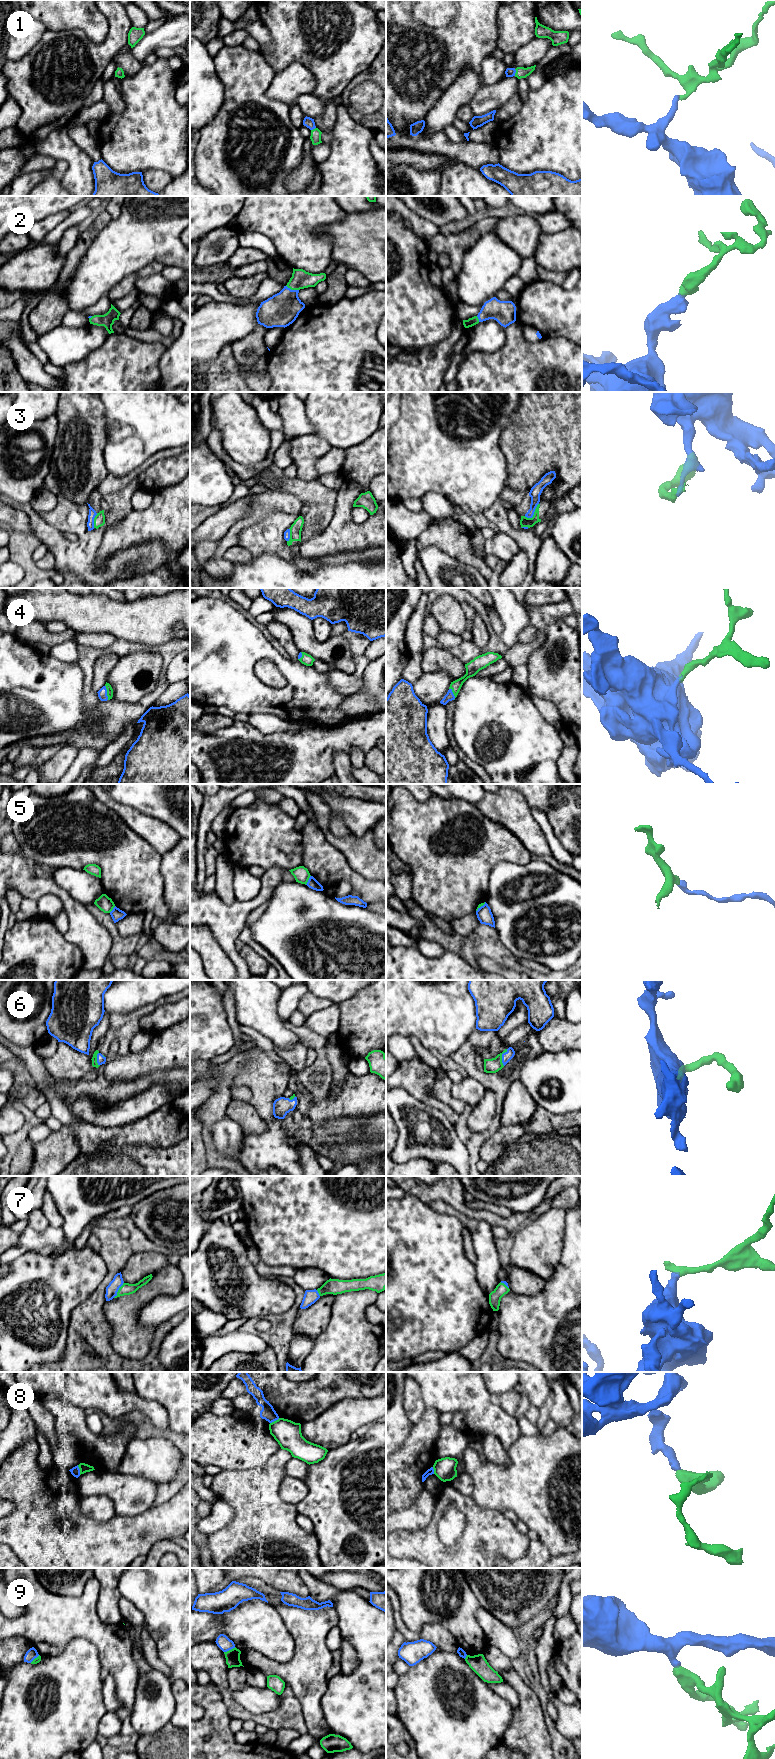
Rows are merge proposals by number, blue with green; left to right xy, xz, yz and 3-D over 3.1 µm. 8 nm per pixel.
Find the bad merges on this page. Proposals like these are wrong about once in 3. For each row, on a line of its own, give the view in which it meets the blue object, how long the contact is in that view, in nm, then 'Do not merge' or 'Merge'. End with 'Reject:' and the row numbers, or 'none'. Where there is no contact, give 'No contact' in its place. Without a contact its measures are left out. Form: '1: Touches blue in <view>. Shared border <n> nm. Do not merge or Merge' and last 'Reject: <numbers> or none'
1: Touches blue in yz. Shared border 60 nm. Merge
2: Touches blue in xz. Shared border 110 nm. Merge
3: Touches blue in yz. Shared border 160 nm. Do not merge
4: Touches blue in xy. Shared border 120 nm. Merge
5: Touches blue in xz. Shared border 90 nm. Do not merge
6: Touches blue in yz. Shared border 140 nm. Merge
7: Touches blue in xy. Shared border 150 nm. Merge
8: Touches blue in xy. Shared border 80 nm. Do not merge
9: Touches blue in xz. Shared border 100 nm. Do not merge
Reject: 3, 5, 8, 9

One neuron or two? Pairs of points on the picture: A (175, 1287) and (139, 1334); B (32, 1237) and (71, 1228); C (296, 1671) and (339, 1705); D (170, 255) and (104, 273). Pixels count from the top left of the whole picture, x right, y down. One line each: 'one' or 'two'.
A: one
B: two
C: two
D: one

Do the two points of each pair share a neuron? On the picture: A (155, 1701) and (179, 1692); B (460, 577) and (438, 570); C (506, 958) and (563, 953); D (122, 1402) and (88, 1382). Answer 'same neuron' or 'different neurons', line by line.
A: different neurons
B: same neuron
C: different neurons
D: same neuron

